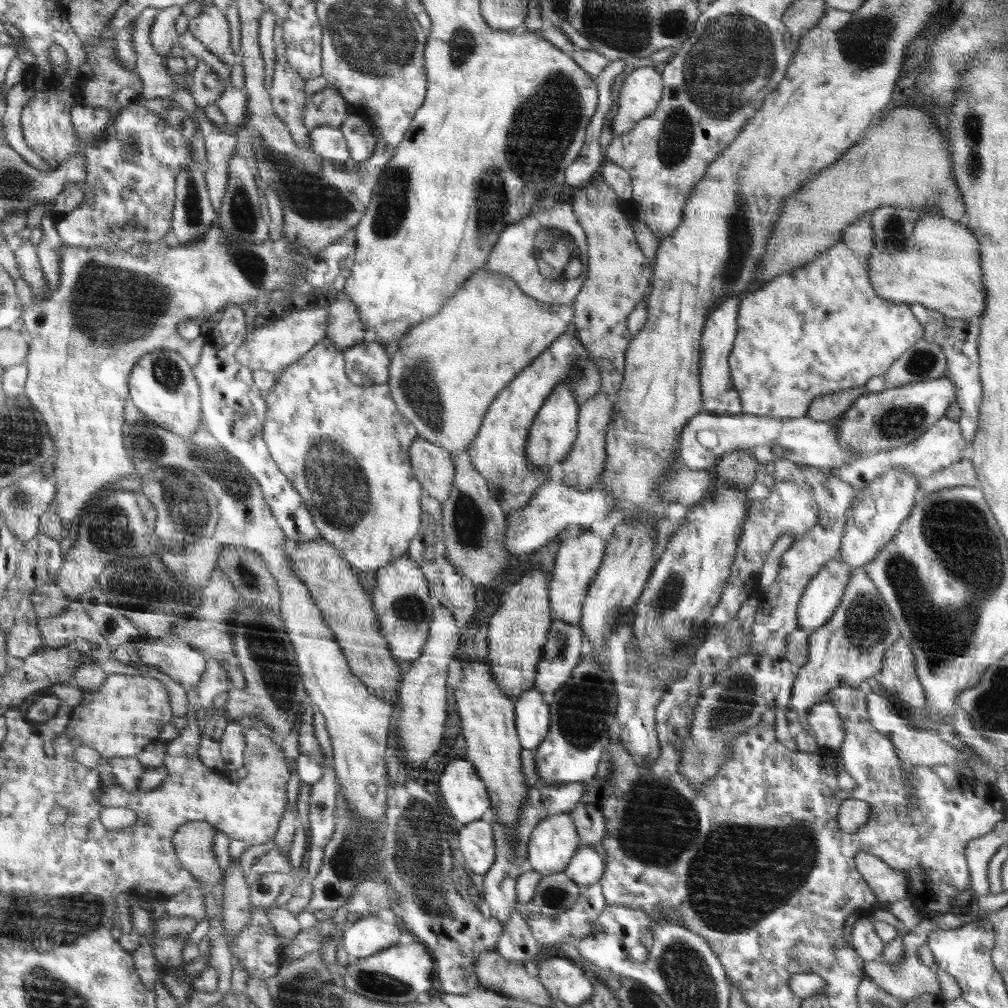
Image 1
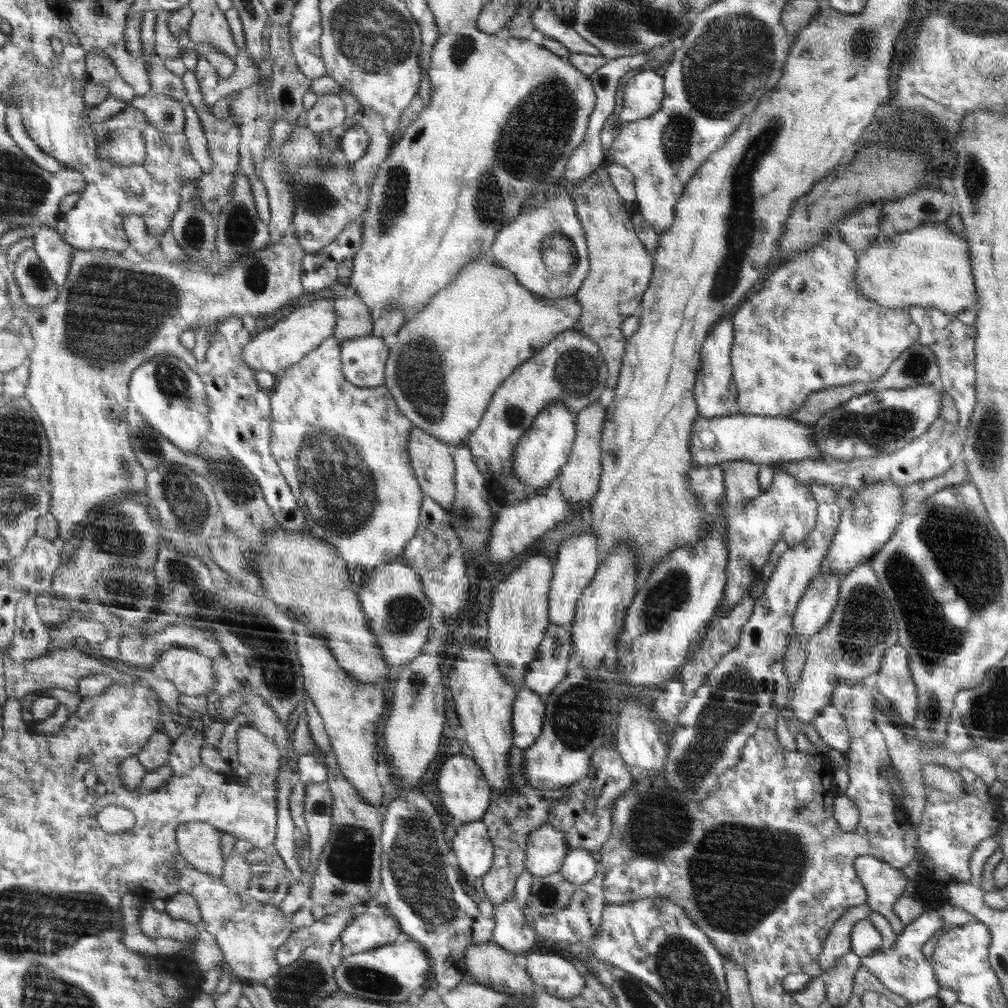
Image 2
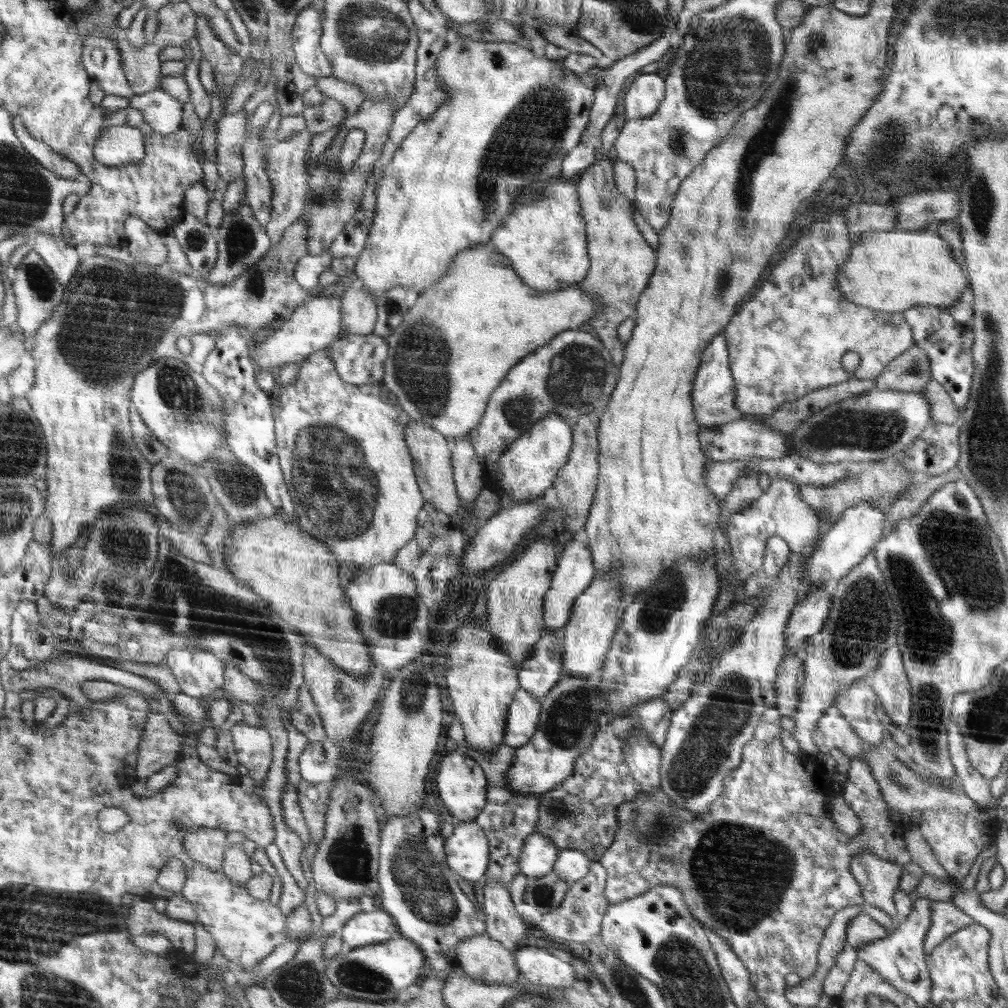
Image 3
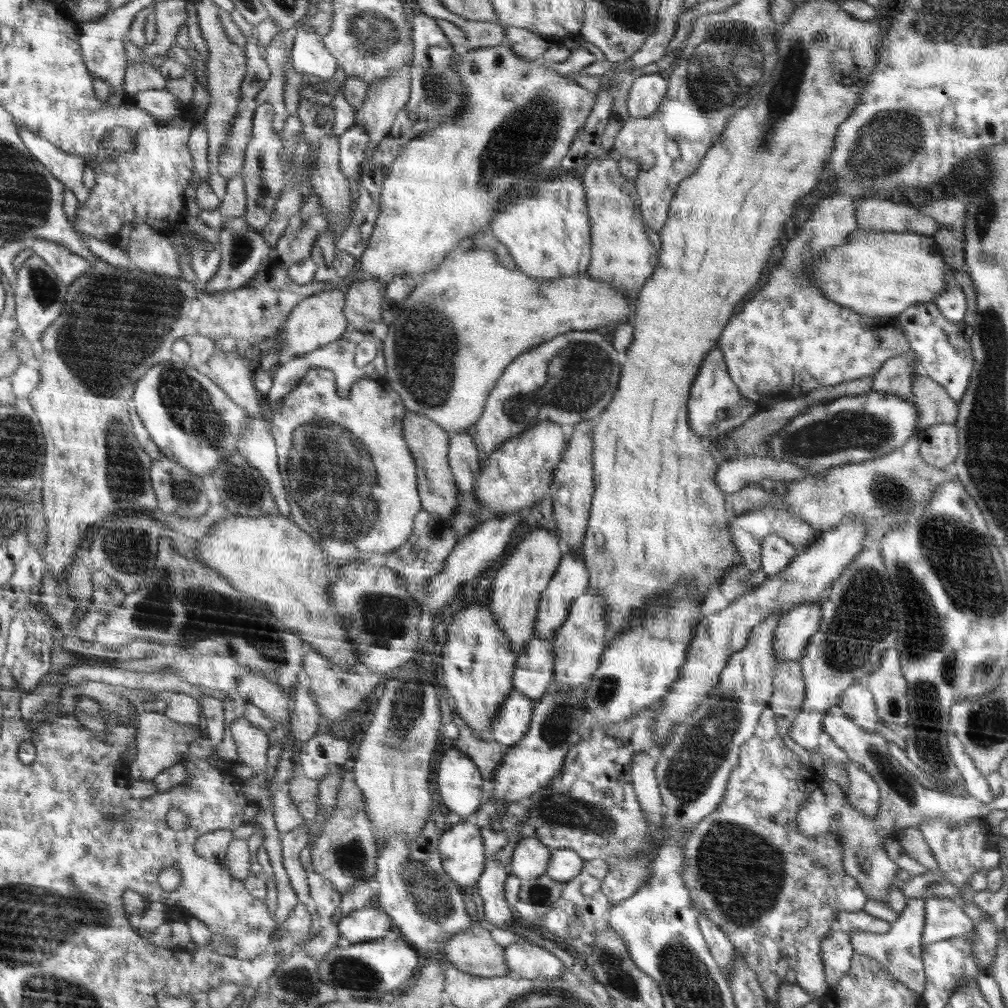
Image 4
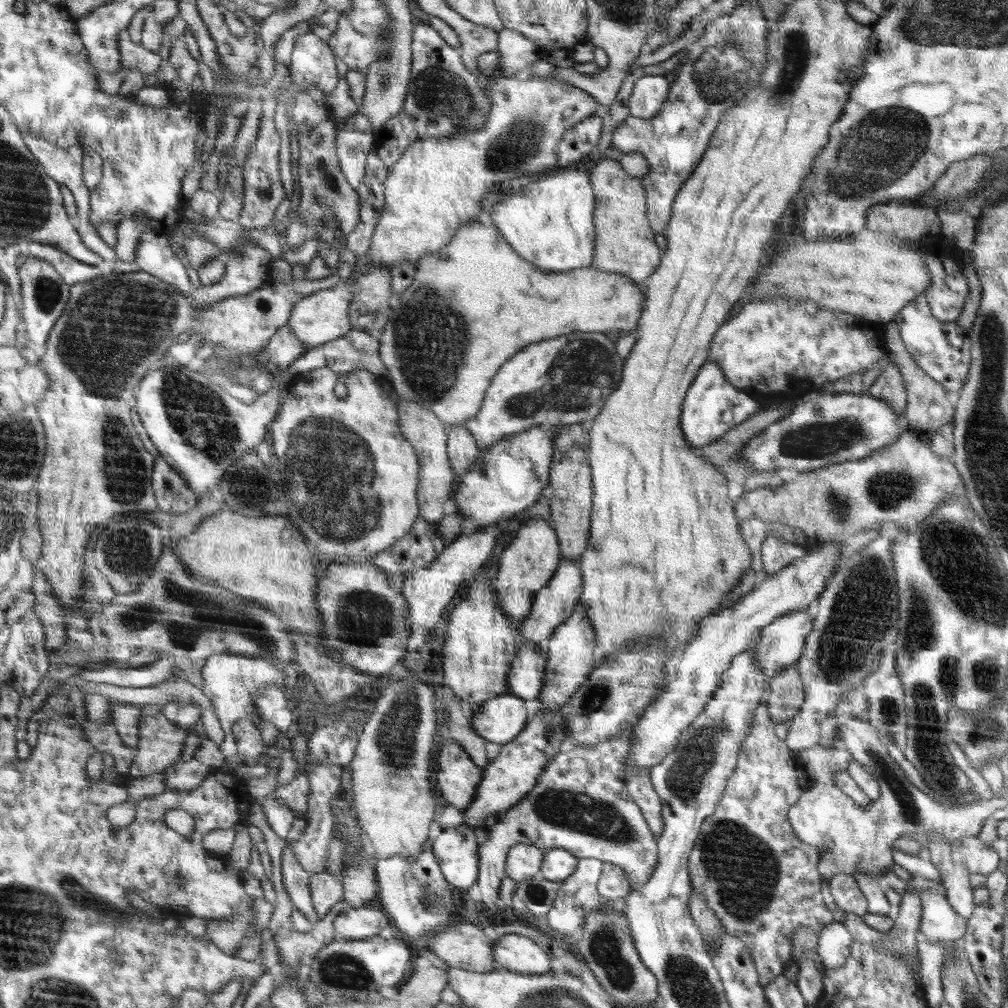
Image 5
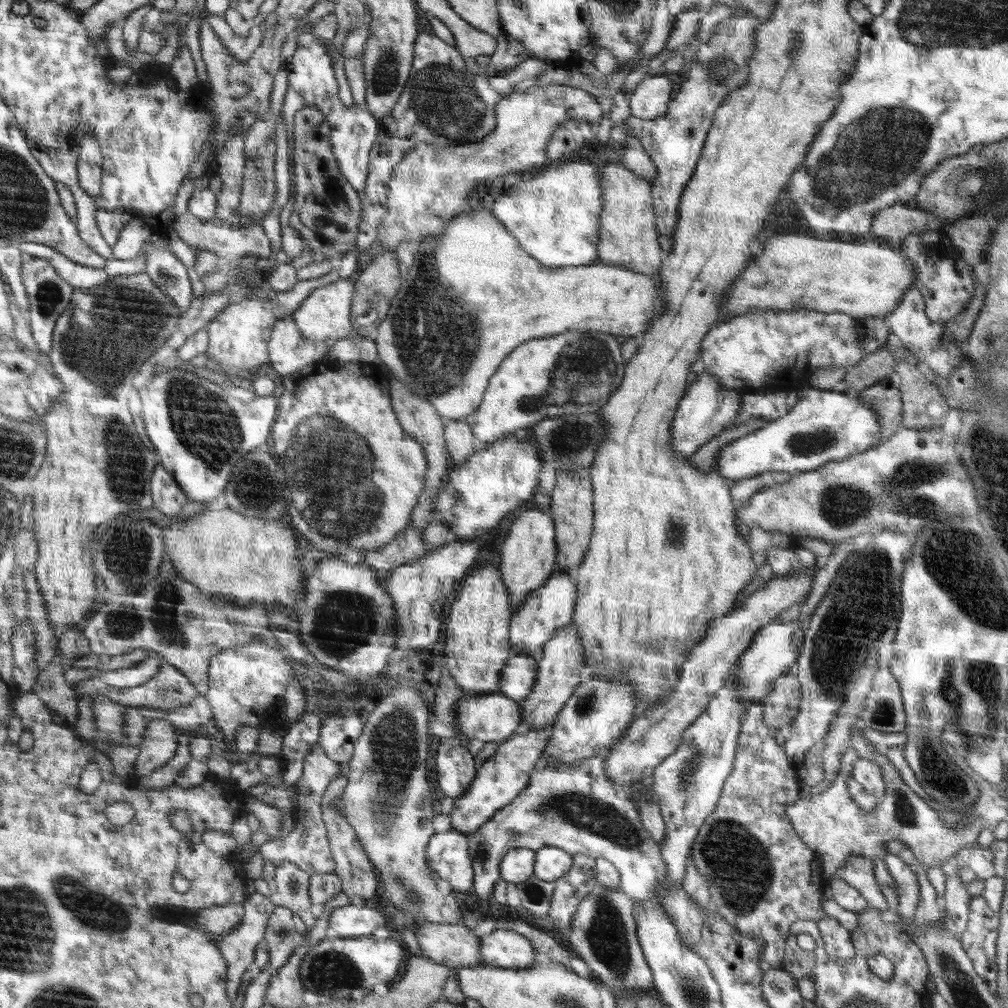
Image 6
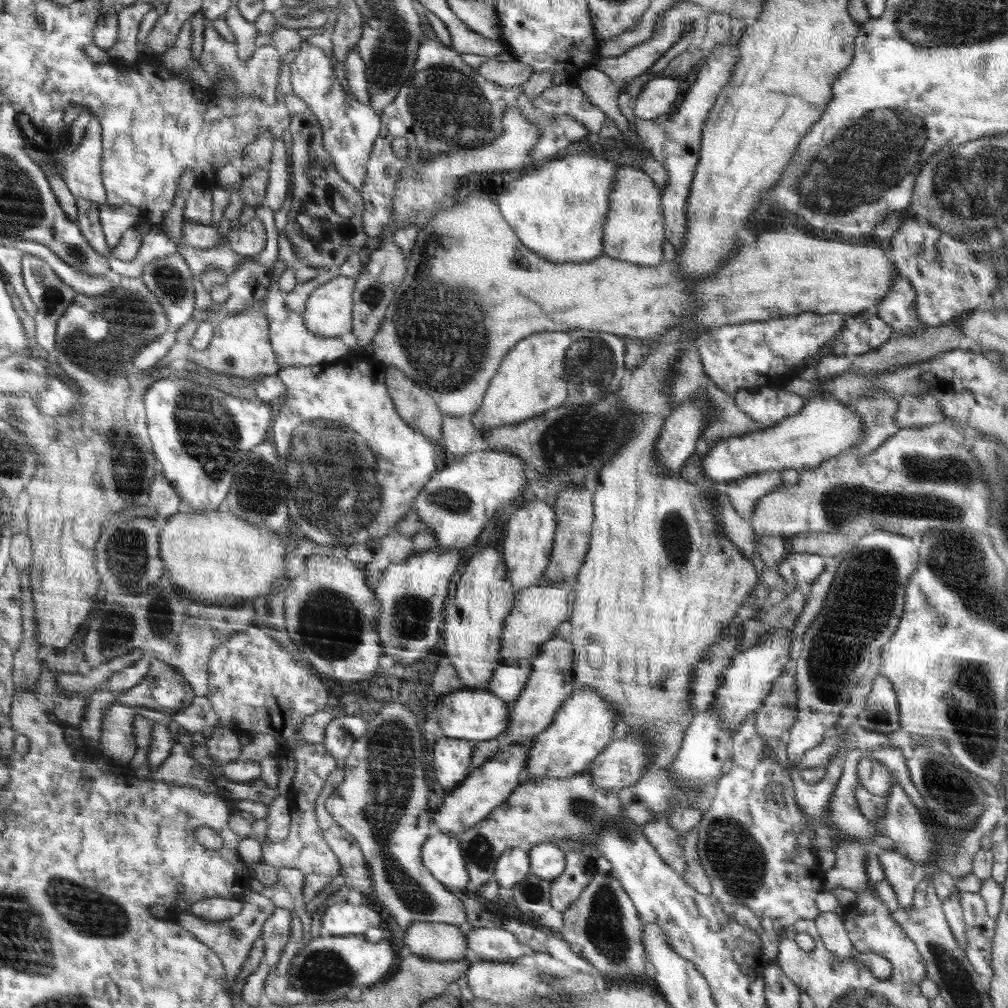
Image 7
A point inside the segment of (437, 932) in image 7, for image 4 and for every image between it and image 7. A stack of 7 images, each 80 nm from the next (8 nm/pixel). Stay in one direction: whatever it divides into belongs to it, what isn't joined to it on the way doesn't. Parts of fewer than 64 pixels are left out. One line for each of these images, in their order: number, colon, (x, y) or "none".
4: (473, 950)
5: (465, 946)
6: (454, 945)

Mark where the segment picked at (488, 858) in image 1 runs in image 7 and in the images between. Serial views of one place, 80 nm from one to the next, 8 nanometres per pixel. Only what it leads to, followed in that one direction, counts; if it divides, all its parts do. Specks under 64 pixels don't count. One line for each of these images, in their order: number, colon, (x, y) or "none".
2: (473, 847)
3: (468, 849)
4: (462, 848)
5: (457, 849)
6: (448, 854)
7: (443, 855)

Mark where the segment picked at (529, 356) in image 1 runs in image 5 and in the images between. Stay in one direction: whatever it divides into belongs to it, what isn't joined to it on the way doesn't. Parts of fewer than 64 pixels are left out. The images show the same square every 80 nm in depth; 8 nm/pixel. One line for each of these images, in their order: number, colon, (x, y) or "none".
2: (485, 325)
3: (455, 345)
4: (493, 313)
5: (509, 303)

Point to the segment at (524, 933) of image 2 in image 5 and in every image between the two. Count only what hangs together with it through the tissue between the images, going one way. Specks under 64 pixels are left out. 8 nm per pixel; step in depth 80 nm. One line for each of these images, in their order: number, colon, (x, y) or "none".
3: (502, 919)
4: (497, 910)
5: (581, 803)

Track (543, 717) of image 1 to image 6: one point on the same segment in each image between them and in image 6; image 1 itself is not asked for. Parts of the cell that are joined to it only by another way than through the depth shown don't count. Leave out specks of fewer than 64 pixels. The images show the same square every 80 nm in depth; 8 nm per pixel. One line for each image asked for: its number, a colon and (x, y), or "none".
2: (530, 709)
3: (523, 722)
4: (513, 722)
5: (504, 719)
6: (494, 717)

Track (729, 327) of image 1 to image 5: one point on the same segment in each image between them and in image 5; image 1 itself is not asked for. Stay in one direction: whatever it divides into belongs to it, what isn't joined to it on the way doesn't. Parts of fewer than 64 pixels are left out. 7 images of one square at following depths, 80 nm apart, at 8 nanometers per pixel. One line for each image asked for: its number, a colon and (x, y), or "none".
2: (715, 392)
3: (714, 394)
4: (715, 405)
5: (712, 406)

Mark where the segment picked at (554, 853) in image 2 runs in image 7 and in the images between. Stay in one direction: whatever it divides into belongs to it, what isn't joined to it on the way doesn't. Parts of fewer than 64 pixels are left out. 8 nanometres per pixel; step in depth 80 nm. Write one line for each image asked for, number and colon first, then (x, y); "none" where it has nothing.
3: (538, 855)
4: (530, 858)
5: (524, 861)
6: (516, 866)
7: (514, 864)

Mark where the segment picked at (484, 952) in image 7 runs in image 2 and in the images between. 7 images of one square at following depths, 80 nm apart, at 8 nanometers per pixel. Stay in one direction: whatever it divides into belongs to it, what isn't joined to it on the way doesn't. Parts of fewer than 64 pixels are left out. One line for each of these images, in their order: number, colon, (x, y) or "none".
2: (552, 972)
3: (541, 966)
4: (525, 959)
5: (516, 953)
6: (505, 948)

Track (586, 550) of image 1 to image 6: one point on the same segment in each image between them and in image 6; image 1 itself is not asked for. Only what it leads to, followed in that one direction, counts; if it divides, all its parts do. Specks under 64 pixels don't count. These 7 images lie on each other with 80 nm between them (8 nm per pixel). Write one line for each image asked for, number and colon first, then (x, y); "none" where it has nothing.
2: (576, 564)
3: (576, 571)
4: (570, 582)
5: (553, 605)
6: (547, 609)

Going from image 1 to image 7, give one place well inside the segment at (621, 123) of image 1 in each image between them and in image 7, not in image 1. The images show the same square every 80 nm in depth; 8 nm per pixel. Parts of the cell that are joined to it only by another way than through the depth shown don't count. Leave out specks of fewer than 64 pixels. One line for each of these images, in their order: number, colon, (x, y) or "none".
2: (643, 94)
3: (642, 99)
4: (647, 92)
5: (649, 93)
6: (651, 98)
7: (657, 98)

